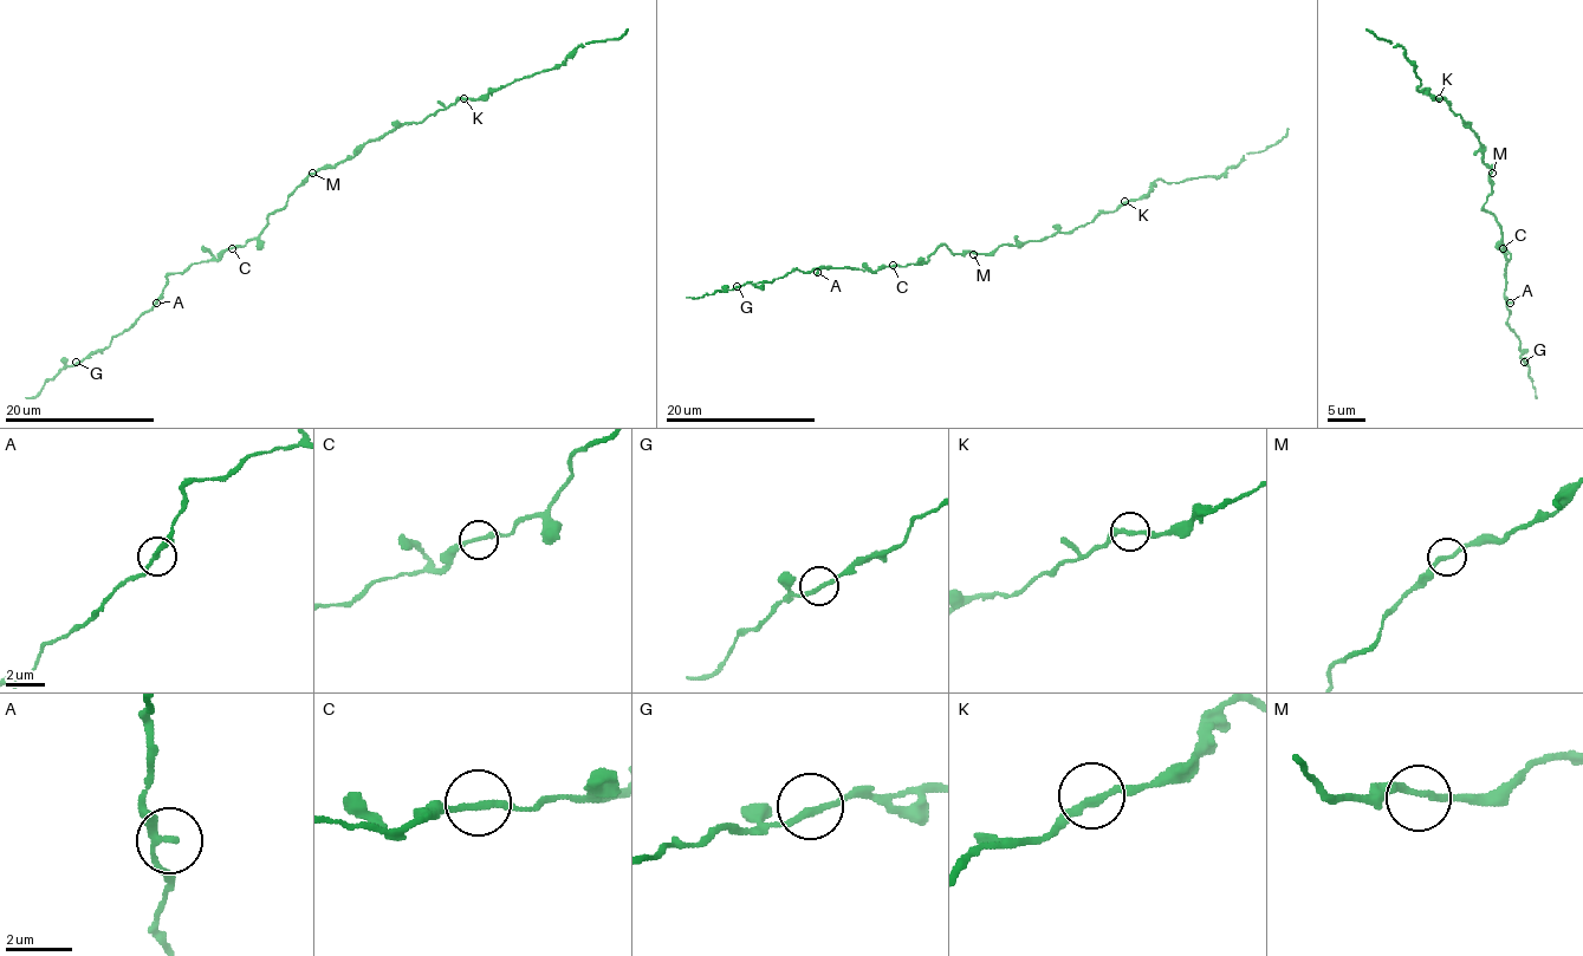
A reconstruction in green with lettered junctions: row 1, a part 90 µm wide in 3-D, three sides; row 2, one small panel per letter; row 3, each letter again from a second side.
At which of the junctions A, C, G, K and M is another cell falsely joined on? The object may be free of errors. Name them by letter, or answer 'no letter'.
no letter

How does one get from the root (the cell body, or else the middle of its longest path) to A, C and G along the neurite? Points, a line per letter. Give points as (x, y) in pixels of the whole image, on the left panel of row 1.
A: (312, 175), (267, 218), (258, 236), (228, 248), (216, 259), (172, 272), (157, 303)
C: (312, 175), (267, 218), (267, 226), (258, 236), (232, 248)
G: (312, 175), (267, 218), (258, 236), (216, 259), (172, 272), (149, 310), (106, 348), (76, 362)

